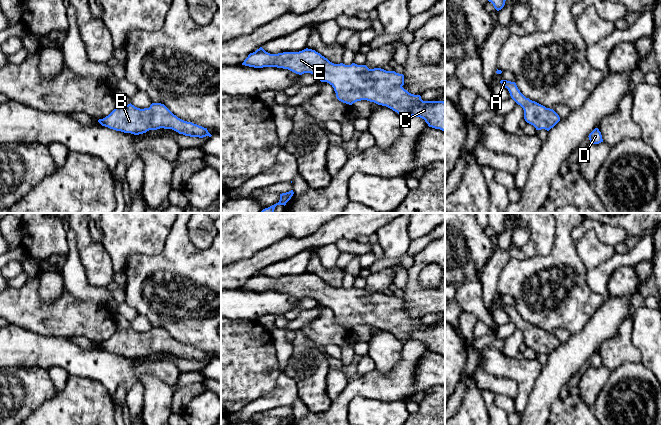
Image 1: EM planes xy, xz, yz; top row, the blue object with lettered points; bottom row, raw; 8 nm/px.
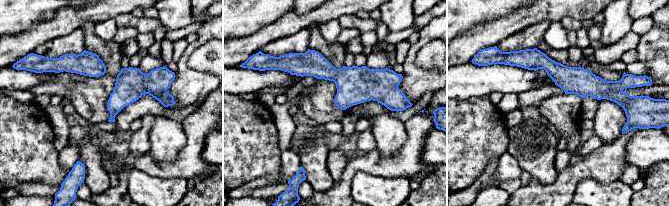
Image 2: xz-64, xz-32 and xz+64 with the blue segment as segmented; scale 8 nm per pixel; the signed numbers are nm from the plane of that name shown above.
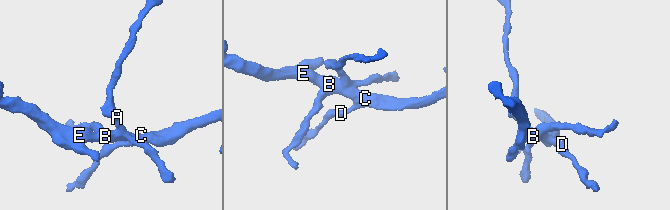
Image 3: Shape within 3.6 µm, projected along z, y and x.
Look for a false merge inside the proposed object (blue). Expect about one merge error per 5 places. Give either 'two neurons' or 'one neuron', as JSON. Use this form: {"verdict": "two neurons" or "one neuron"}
{"verdict": "one neuron"}

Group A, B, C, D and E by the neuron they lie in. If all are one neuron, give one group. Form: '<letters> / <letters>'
A B C D E

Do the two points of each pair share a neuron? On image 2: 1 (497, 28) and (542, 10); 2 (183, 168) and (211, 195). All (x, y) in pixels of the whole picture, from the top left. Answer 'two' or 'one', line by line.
1: one
2: two

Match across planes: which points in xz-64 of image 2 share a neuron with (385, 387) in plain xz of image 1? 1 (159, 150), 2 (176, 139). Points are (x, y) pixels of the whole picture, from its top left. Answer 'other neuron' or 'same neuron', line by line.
1: other neuron
2: other neuron

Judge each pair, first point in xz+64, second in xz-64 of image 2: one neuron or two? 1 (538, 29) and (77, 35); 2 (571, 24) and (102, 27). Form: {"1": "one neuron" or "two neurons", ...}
{"1": "one neuron", "2": "two neurons"}

